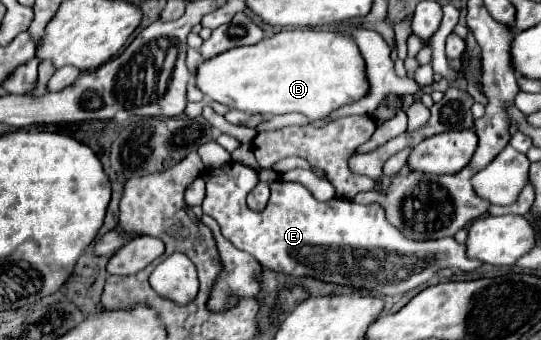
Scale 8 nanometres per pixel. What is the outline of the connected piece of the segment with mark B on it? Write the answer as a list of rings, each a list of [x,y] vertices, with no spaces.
[[[281,30],[253,46],[235,46],[205,60],[195,72],[197,88],[215,102],[247,114],[301,112],[311,120],[357,102],[369,92],[365,62],[351,38],[323,30]]]

